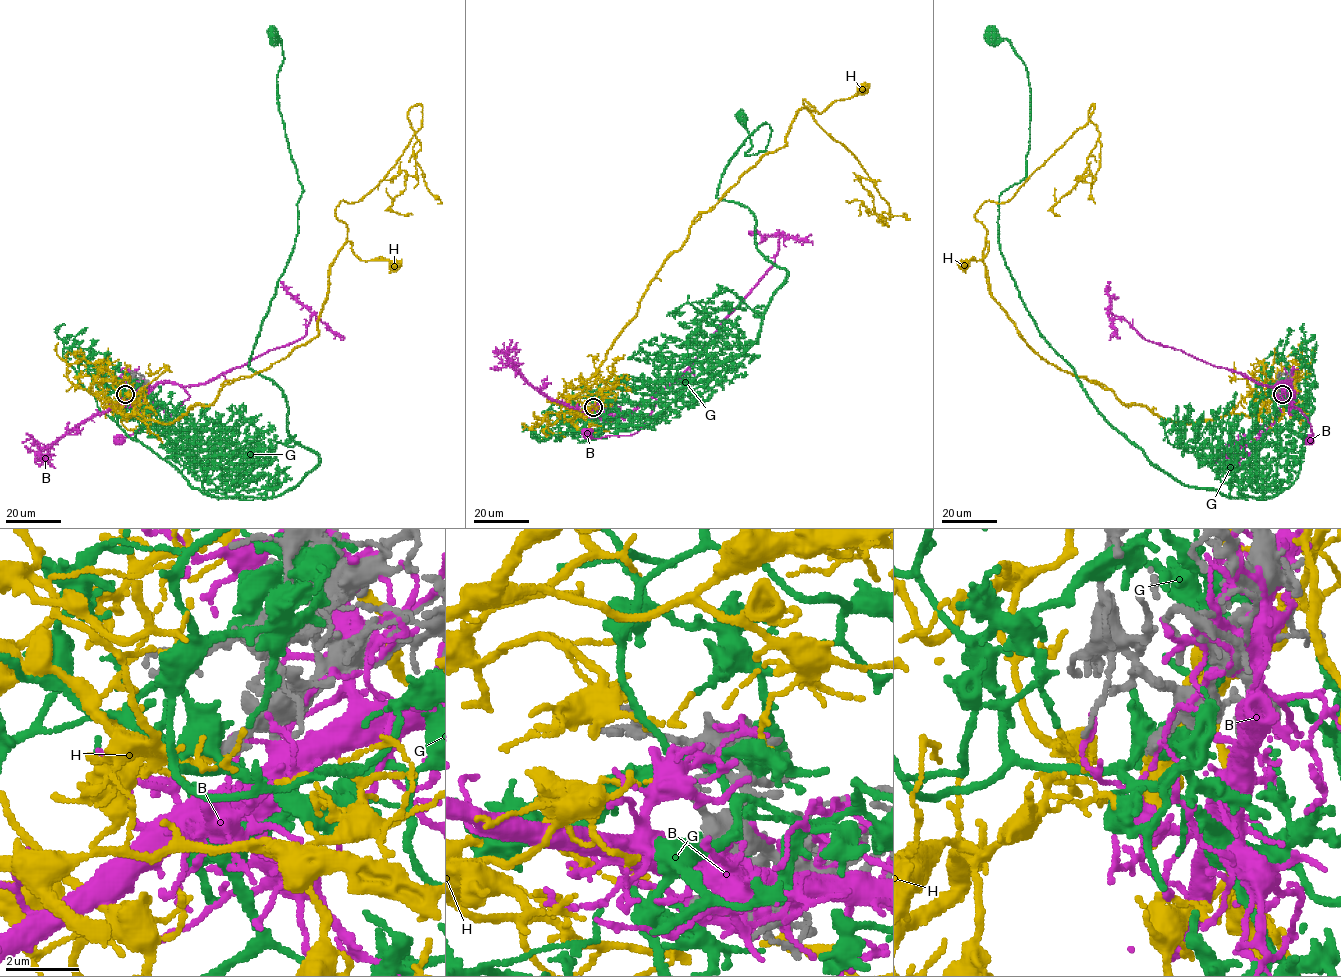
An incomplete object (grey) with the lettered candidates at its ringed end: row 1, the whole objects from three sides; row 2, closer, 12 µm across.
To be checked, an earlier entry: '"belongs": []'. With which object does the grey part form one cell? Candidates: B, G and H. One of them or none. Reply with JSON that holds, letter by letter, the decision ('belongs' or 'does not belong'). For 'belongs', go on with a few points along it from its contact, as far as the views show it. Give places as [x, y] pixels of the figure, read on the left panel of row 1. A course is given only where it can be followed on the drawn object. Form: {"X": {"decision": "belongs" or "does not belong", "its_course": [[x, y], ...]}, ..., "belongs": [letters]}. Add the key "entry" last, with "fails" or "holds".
{"B": {"decision": "does not belong"}, "G": {"decision": "does not belong"}, "H": {"decision": "does not belong"}, "belongs": [], "entry": "holds"}

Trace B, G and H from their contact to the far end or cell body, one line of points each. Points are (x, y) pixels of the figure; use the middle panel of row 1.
B: (596, 407), (593, 410), (604, 415), (624, 415), (651, 397), (657, 400), (634, 434), (594, 438), (588, 431)
G: (594, 407), (646, 425), (756, 338), (787, 272), (717, 196), (768, 144), (742, 116)
H: (594, 407), (573, 412), (566, 403), (690, 227), (786, 144), (798, 110), (820, 114), (861, 87)

